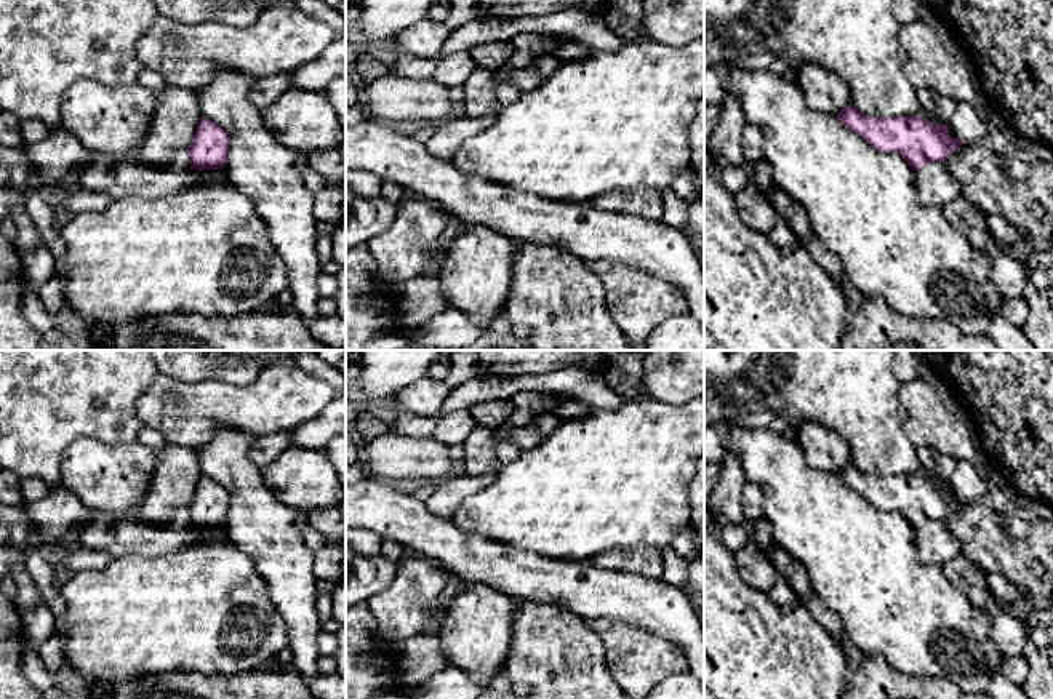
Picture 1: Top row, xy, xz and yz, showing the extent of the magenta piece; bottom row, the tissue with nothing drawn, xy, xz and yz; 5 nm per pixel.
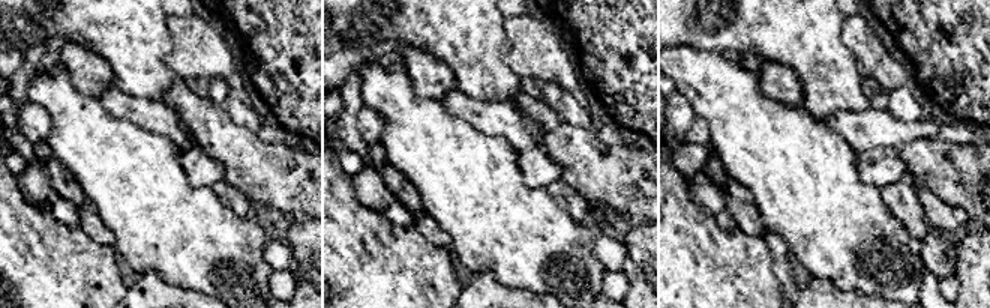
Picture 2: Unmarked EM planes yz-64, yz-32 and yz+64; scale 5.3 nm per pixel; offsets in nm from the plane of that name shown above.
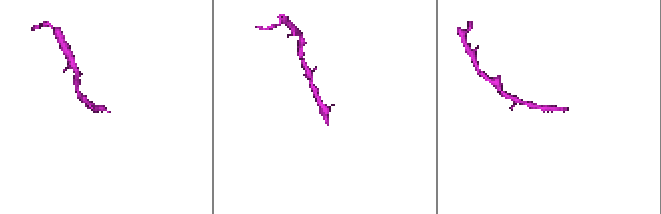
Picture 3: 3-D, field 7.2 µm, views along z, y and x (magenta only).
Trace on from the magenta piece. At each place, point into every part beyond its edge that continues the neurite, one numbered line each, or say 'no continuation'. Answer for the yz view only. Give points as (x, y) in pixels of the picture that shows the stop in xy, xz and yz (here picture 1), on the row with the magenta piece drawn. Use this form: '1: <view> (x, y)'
no continuation

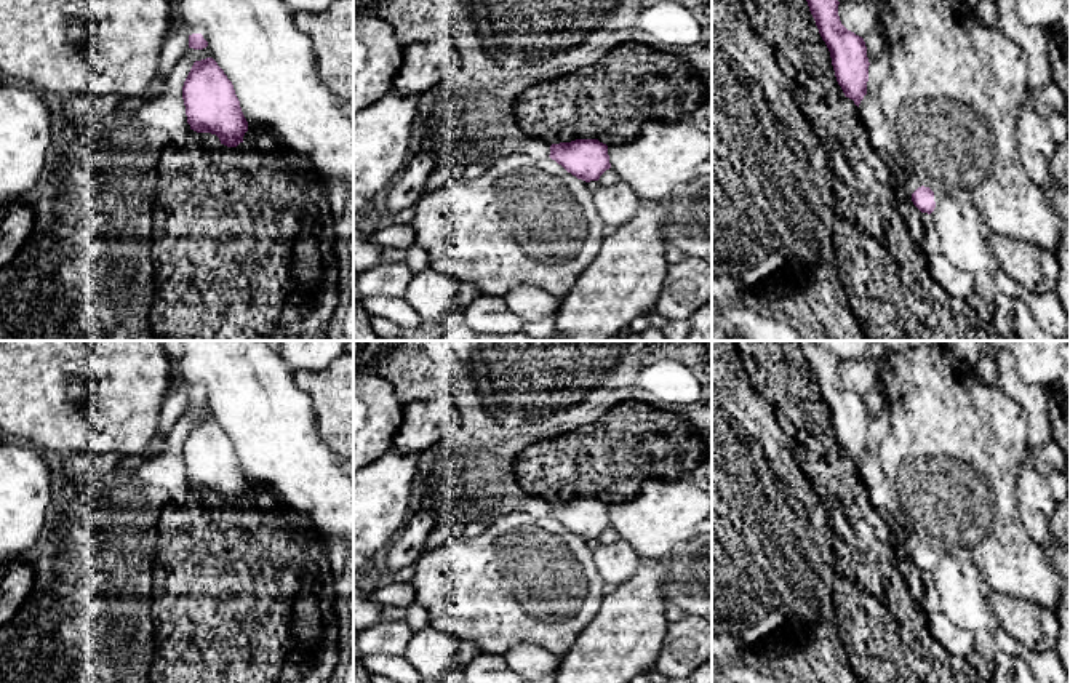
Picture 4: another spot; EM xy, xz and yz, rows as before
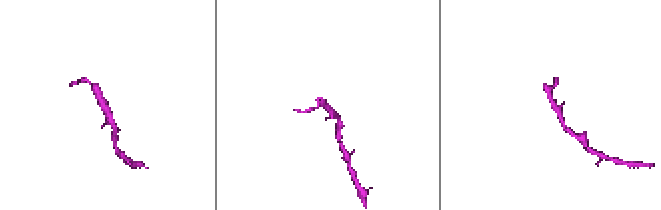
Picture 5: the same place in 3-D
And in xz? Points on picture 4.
no continuation

